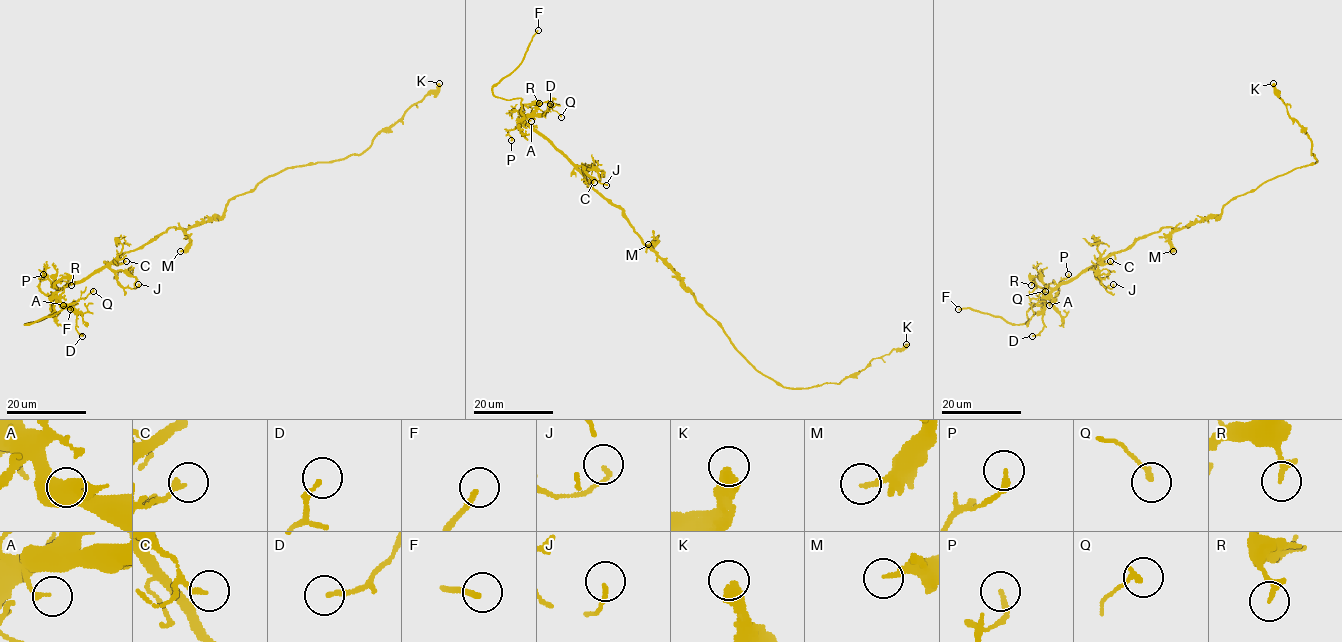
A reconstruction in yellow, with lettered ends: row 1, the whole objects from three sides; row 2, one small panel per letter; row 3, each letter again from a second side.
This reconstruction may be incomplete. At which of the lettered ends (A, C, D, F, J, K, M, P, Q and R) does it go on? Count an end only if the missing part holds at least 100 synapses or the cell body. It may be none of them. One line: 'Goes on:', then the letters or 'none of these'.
Goes on: F

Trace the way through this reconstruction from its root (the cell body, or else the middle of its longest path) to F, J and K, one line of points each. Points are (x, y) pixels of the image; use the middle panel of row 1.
F: (661, 258), (624, 211), (524, 122), (520, 98), (493, 94), (492, 88), (522, 61), (538, 30)
J: (661, 258), (643, 241), (625, 212), (604, 199), (577, 167), (582, 167), (591, 177), (606, 185)
K: (661, 258), (730, 343), (758, 371), (784, 387), (839, 383), (872, 359), (906, 344)

